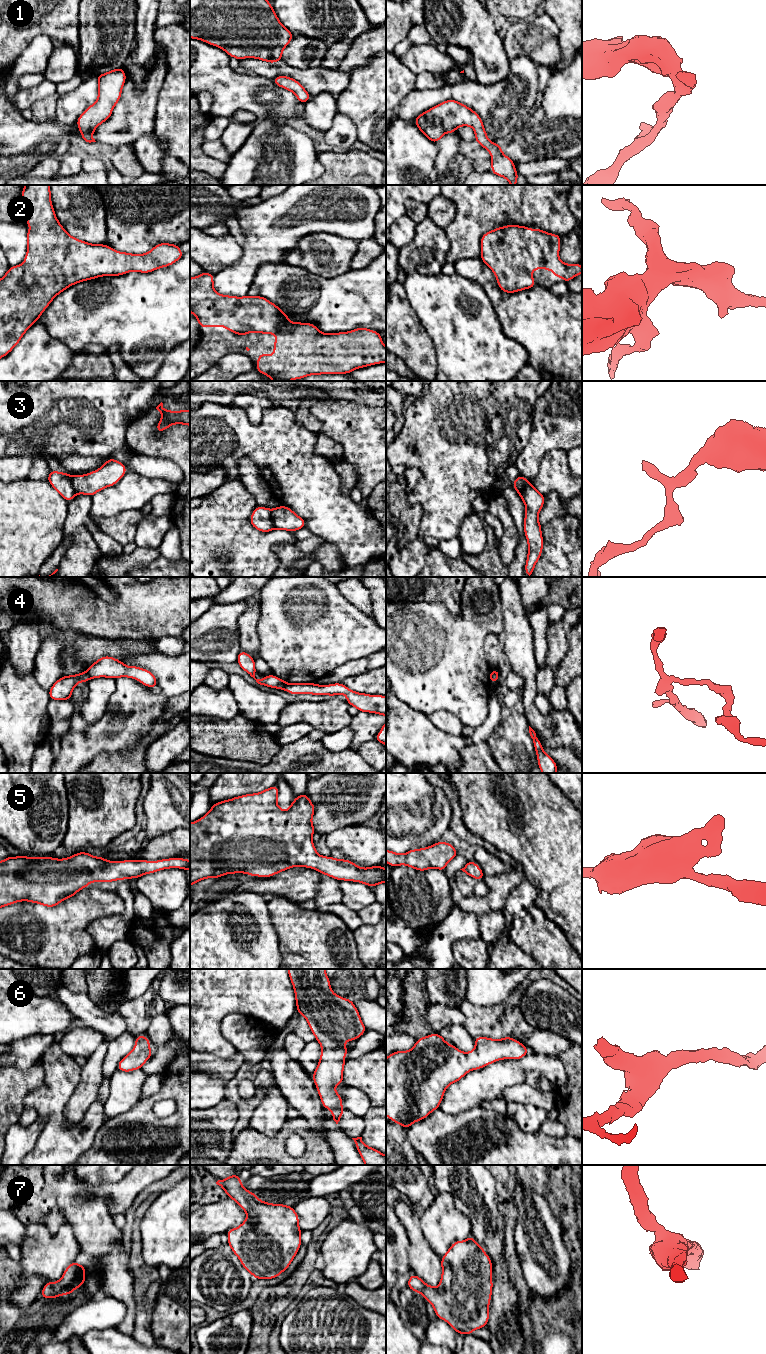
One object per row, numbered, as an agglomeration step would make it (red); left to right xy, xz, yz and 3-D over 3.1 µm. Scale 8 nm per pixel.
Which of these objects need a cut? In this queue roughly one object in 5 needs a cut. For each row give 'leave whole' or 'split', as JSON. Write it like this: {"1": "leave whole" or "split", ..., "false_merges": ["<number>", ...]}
{"1": "leave whole", "2": "leave whole", "3": "split", "4": "split", "5": "leave whole", "6": "leave whole", "7": "leave whole", "false_merges": ["3", "4"]}

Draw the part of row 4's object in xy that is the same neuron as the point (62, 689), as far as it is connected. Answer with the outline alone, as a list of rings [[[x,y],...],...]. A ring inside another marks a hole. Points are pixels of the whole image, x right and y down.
[[[88,672],[61,677],[48,691],[50,700],[71,700],[72,690],[77,684],[79,682],[88,682],[90,679]]]

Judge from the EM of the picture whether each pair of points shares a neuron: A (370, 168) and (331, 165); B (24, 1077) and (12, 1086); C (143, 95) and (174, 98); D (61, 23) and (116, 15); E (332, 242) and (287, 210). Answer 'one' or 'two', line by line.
A: one
B: one
C: two
D: two
E: two

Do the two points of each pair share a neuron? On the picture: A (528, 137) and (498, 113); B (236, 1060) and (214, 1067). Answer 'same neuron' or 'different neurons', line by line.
A: different neurons
B: same neuron

